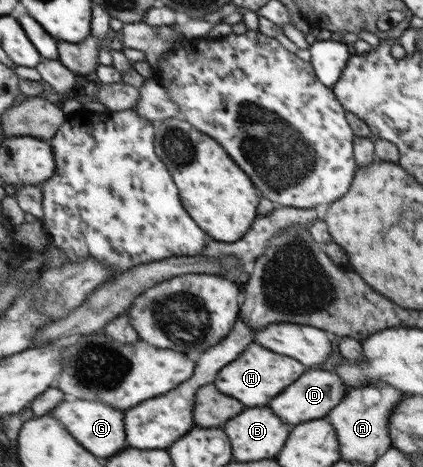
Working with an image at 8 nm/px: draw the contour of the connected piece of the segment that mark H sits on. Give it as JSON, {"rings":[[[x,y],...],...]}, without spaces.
{"rings":[[[250,343],[248,349],[232,363],[228,363],[214,379],[214,385],[220,389],[220,393],[230,395],[244,403],[246,407],[262,407],[266,405],[272,397],[282,393],[292,381],[296,381],[304,373],[304,365],[290,357],[276,355],[256,343]]]}

